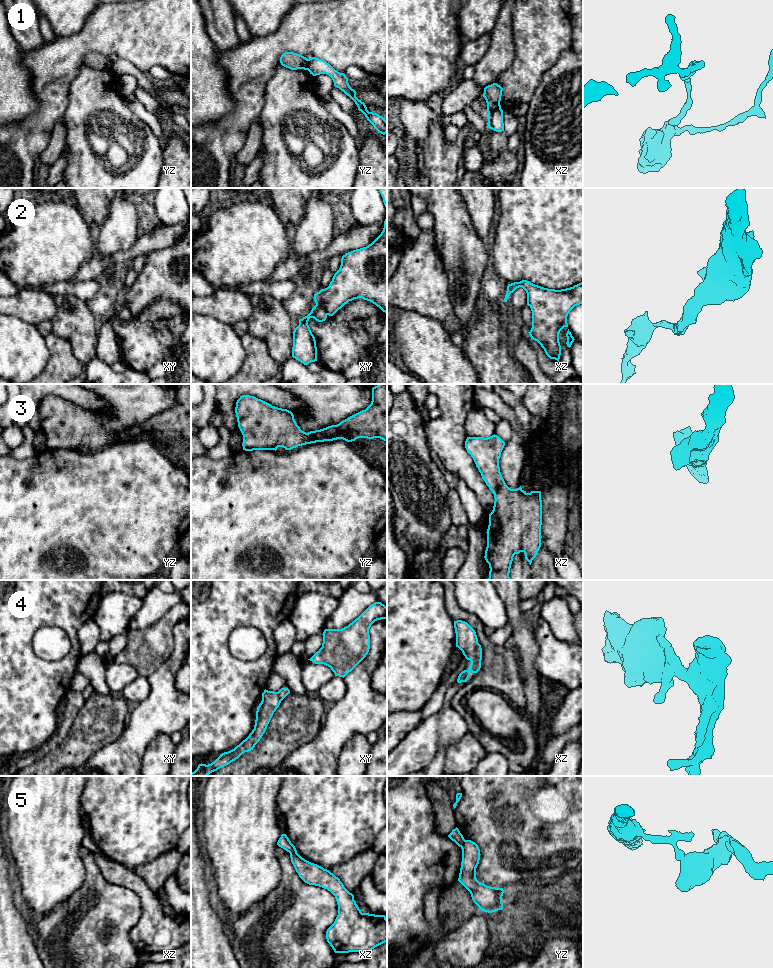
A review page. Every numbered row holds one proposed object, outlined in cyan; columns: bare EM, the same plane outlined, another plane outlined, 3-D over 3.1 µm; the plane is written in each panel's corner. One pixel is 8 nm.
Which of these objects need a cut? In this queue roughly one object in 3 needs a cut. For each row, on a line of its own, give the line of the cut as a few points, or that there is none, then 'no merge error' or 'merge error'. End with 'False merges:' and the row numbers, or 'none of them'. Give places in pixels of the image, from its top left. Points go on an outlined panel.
1: cut xz (500, 107), (488, 113); merge error
2: cut xy (316, 303), (328, 314); merge error
3: cut none; no merge error
4: cut none; no merge error
5: cut yz (465, 840), (461, 847); merge error
False merges: 1, 2, 5

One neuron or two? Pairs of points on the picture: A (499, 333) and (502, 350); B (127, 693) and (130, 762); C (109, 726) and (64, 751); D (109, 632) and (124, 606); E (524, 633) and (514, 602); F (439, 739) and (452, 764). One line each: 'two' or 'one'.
A: one
B: two
C: one
D: one
E: one
F: two

